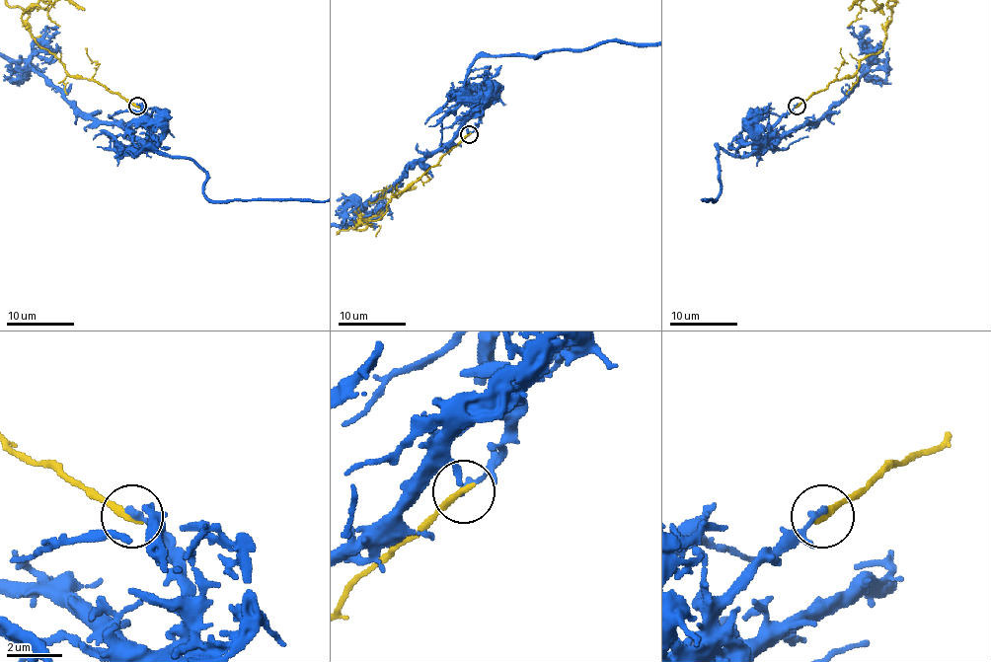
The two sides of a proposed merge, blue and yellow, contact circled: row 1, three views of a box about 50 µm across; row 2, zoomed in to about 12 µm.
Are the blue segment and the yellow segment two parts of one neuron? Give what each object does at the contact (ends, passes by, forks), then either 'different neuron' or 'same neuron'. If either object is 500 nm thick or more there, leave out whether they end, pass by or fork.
blue ends; yellow ends; different neuron

